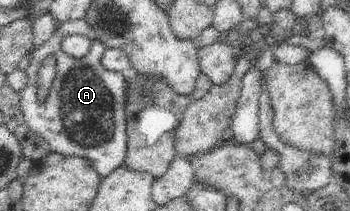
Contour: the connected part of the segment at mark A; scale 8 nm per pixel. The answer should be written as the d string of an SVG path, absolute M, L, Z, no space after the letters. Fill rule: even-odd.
M85 18L60 24L51 39L33 52L25 70L28 82L21 91L20 103L26 124L45 138L51 152L89 160L102 179L123 165L129 140L125 113L128 81L121 72L112 72L103 67L102 57L106 49L99 38L92 36L92 27ZM75 34L91 37L90 51L80 59L66 54L61 48L61 39ZM47 63L55 65L55 77L40 104L37 79L41 77L41 65Z

